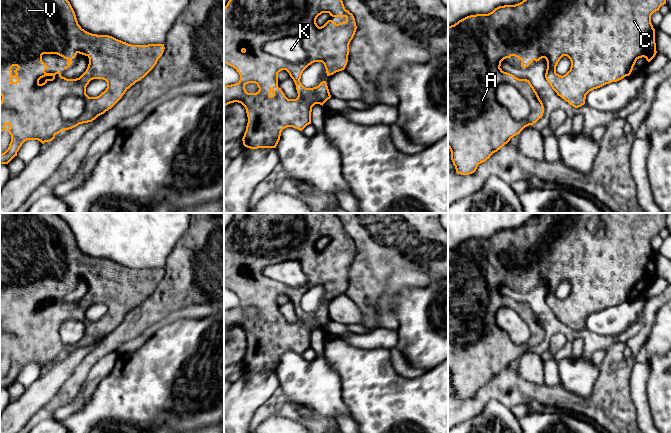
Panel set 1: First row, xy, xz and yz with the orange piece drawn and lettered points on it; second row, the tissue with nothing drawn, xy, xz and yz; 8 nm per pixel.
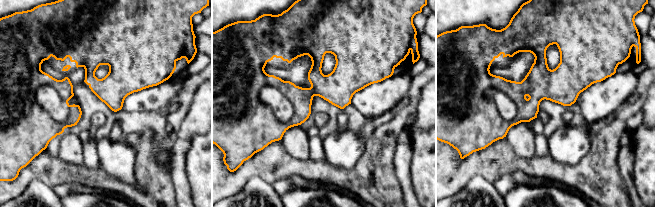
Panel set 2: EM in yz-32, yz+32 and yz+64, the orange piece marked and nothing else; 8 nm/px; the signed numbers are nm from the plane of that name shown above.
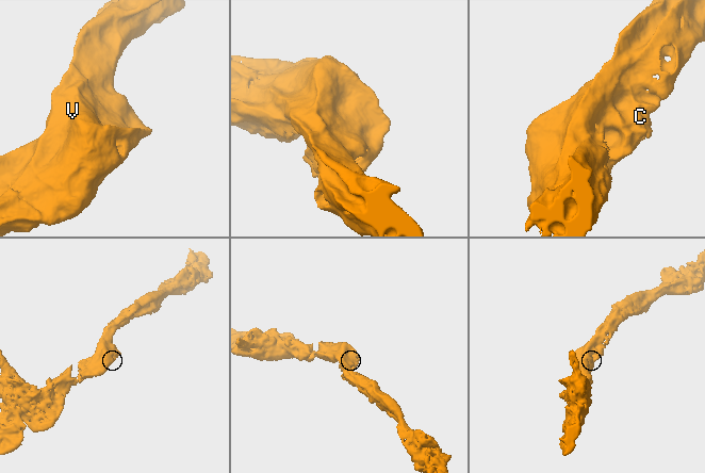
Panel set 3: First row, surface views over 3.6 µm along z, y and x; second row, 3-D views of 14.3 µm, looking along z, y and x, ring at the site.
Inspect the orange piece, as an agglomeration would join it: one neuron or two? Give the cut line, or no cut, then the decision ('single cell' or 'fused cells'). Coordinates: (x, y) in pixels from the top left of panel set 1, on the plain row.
cut in xz along (262, 270), (265, 275), (289, 286), (301, 287), (306, 283); fused cells

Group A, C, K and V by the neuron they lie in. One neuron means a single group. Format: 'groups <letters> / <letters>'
groups A C V / K

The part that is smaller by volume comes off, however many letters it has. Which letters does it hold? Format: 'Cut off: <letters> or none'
Cut off: K

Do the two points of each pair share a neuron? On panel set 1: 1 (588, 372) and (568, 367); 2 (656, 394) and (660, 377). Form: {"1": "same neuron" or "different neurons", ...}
{"1": "same neuron", "2": "same neuron"}

